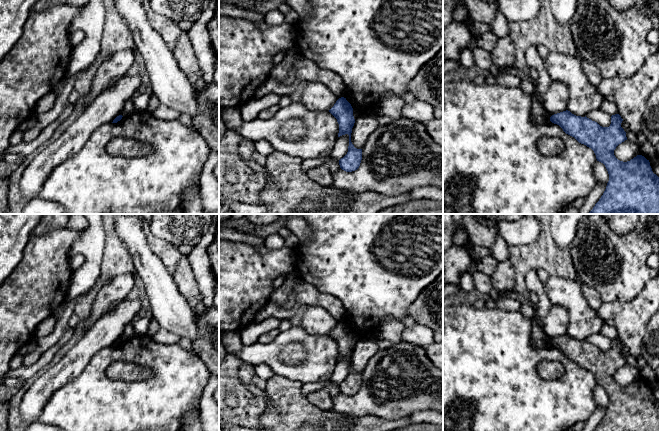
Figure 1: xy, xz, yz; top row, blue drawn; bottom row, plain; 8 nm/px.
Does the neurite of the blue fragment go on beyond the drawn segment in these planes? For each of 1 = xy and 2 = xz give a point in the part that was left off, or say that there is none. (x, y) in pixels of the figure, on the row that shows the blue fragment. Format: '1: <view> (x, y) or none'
1: none
2: none

